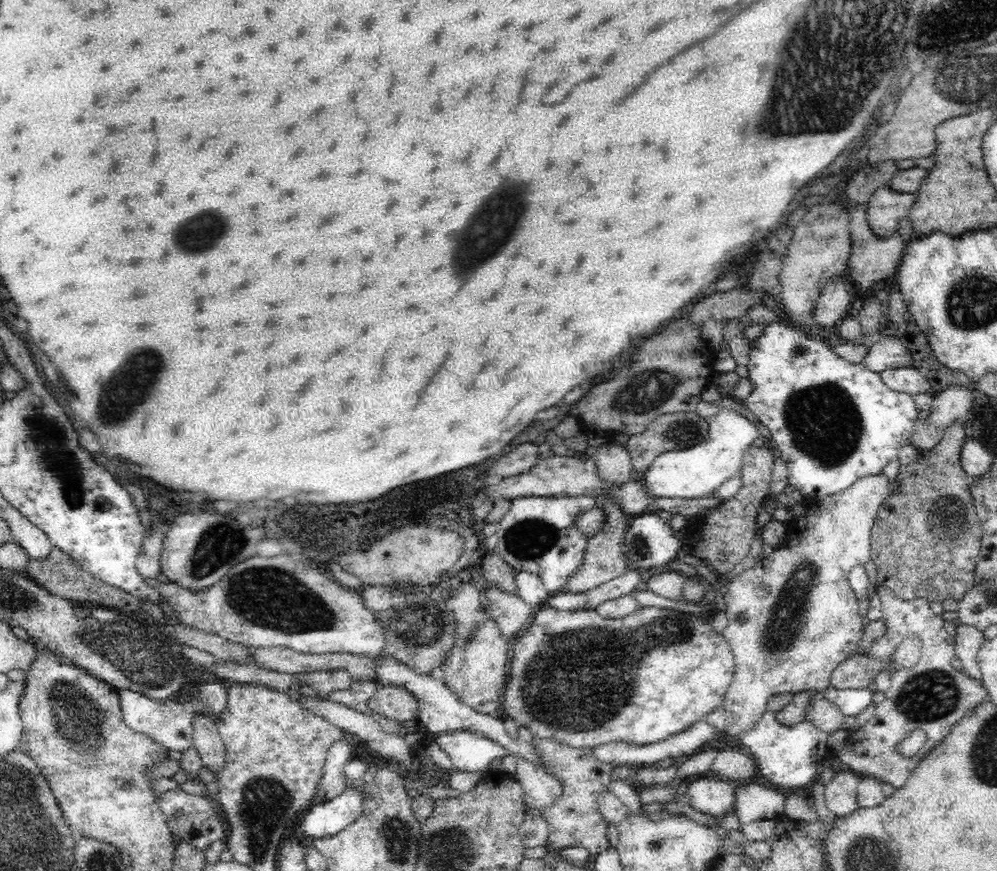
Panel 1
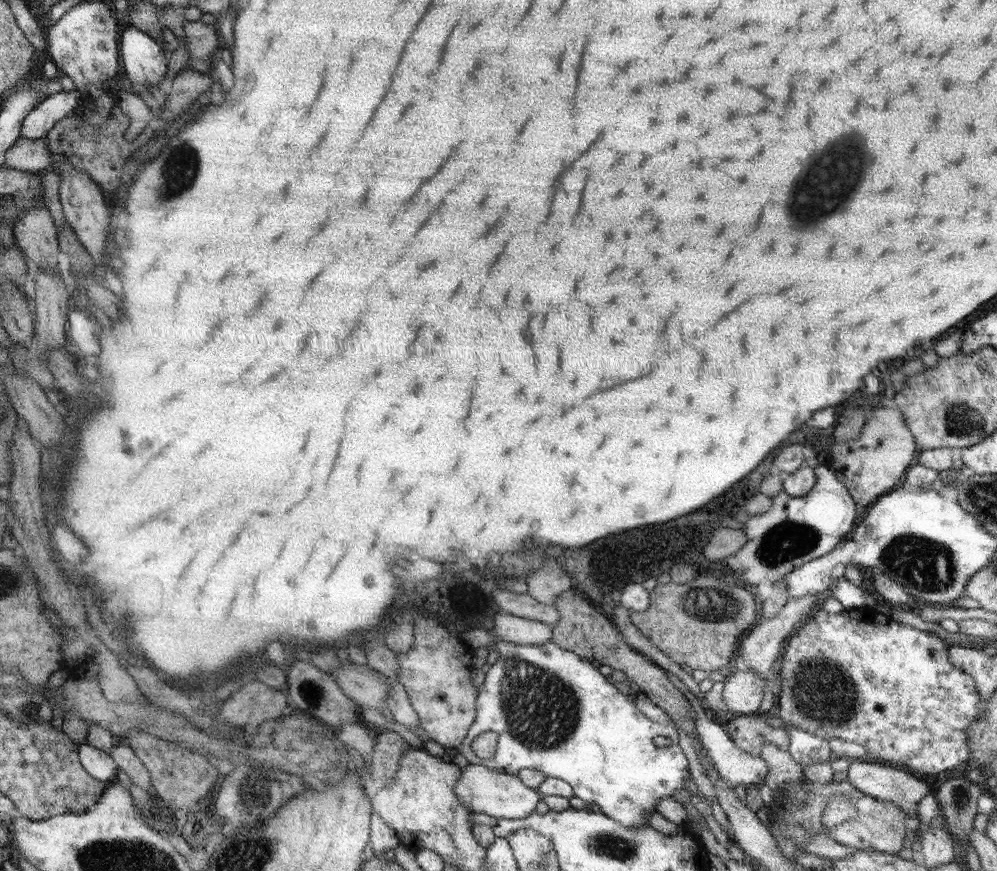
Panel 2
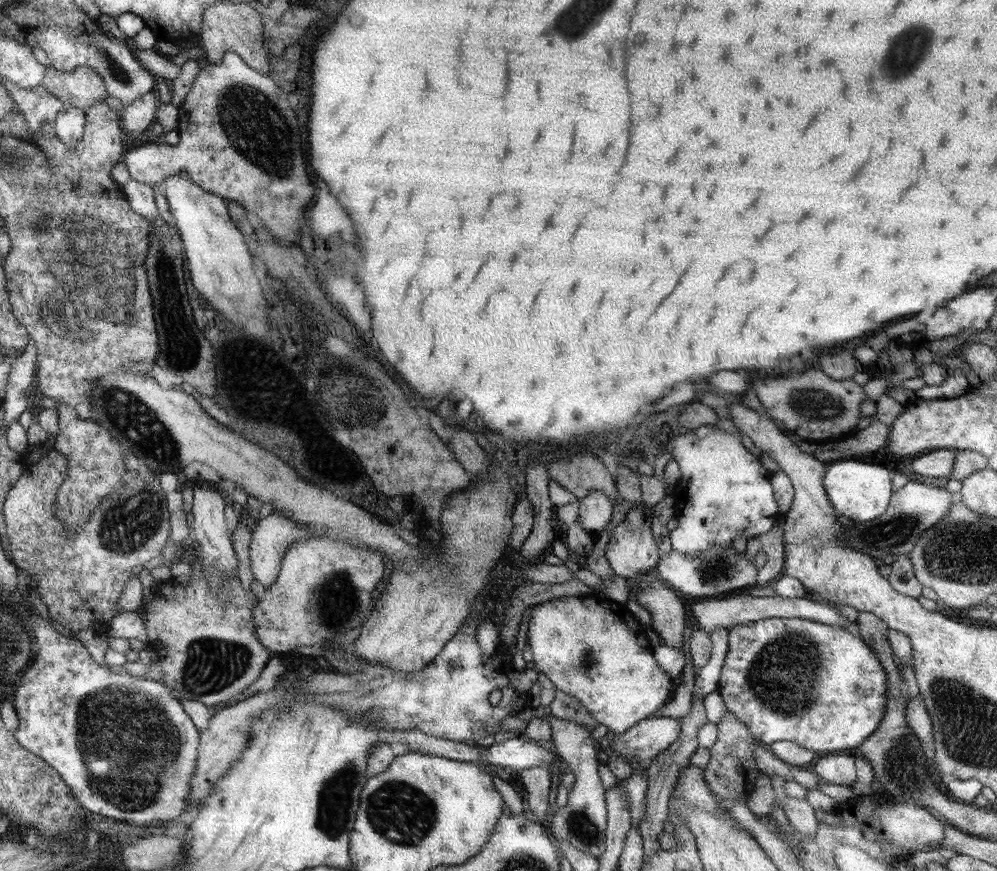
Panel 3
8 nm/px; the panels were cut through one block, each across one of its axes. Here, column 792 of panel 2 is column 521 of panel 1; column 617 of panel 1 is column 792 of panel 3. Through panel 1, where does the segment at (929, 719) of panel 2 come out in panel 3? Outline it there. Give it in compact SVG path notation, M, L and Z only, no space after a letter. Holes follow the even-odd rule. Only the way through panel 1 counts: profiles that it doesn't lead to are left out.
M765 618L733 626L717 686L725 708L747 726L759 744L793 742L817 754L855 750L881 724L887 704L887 674L861 638L851 630L801 618Z

